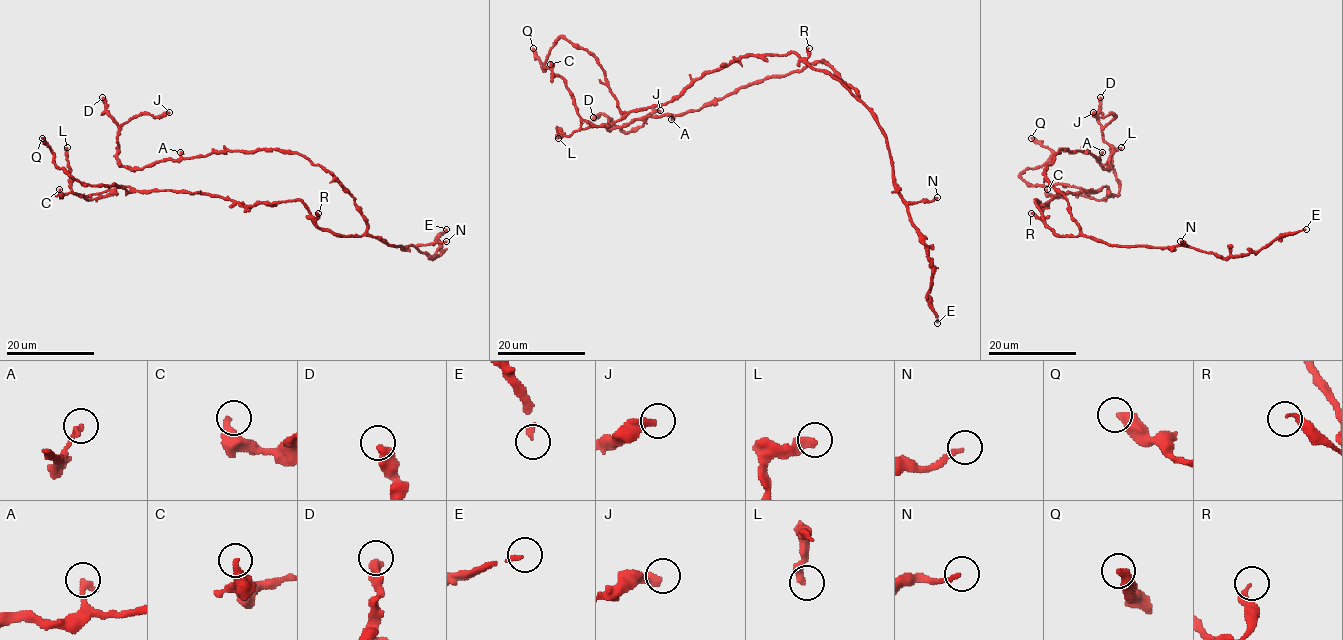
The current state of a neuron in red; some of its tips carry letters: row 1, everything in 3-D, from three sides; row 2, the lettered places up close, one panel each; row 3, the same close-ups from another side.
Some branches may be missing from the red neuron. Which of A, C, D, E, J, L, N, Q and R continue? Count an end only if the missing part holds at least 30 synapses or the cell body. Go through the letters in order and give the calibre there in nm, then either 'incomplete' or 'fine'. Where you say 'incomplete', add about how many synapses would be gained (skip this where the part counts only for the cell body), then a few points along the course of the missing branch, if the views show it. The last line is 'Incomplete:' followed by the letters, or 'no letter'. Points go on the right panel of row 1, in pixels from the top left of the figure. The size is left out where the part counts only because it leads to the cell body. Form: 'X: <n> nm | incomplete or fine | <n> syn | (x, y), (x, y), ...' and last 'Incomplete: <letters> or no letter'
A: 280 nm | fine
C: 380 nm | fine
D: 440 nm | fine
E: 170 nm | incomplete | 250 syn
J: 400 nm | fine
L: 400 nm | fine
N: 180 nm | fine
Q: 420 nm | fine
R: 240 nm | fine
Incomplete: E

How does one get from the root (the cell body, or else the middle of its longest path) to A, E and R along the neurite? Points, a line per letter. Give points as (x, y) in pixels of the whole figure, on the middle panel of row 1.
A: (842, 84), (858, 95), (828, 65), (813, 62), (788, 74), (740, 86), (671, 119)
E: (842, 84), (869, 110), (887, 141), (893, 186), (931, 264), (927, 299), (937, 323)
R: (842, 84), (808, 63), (809, 48)

